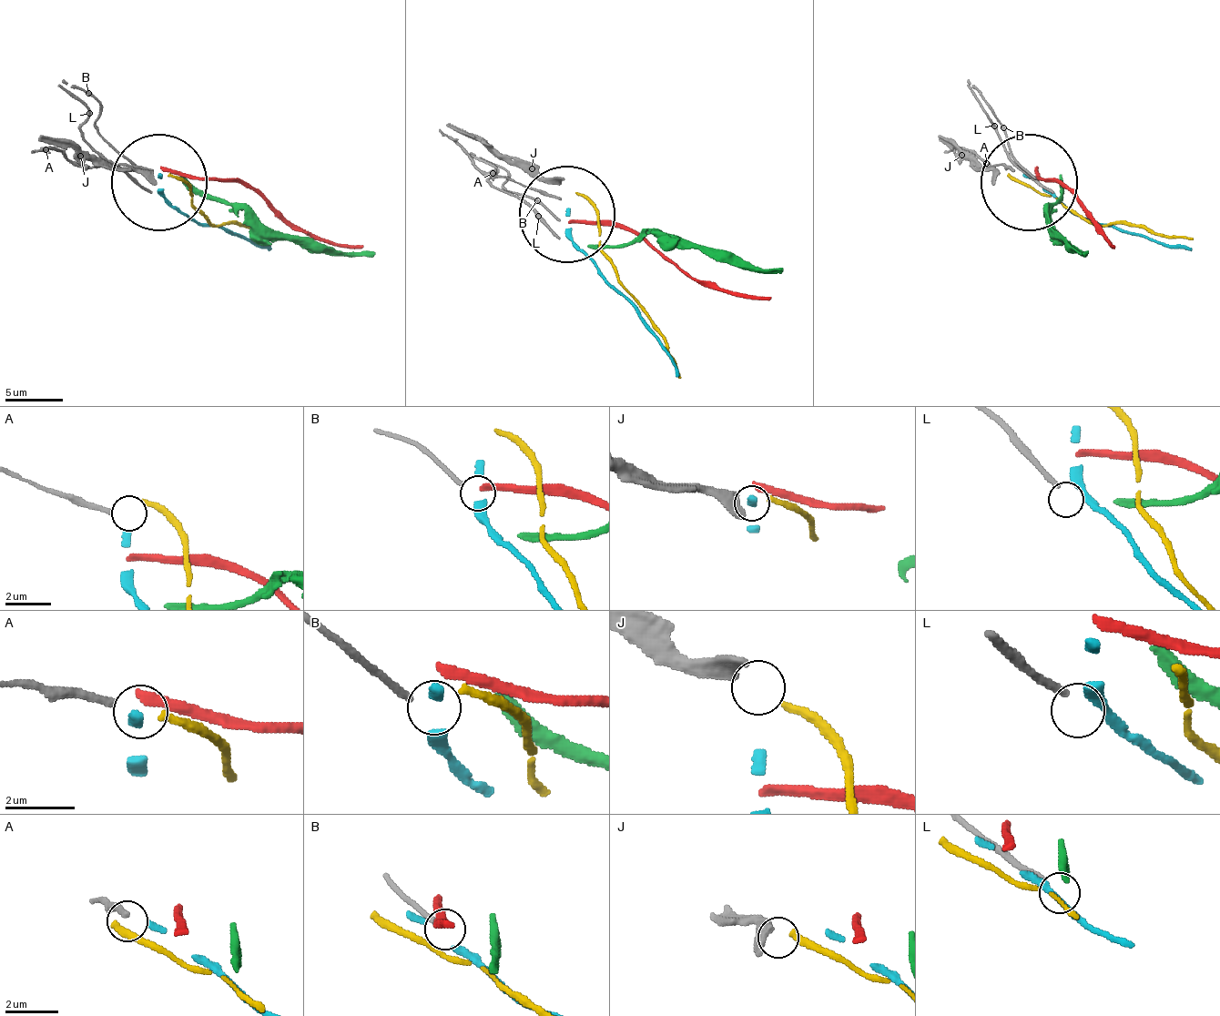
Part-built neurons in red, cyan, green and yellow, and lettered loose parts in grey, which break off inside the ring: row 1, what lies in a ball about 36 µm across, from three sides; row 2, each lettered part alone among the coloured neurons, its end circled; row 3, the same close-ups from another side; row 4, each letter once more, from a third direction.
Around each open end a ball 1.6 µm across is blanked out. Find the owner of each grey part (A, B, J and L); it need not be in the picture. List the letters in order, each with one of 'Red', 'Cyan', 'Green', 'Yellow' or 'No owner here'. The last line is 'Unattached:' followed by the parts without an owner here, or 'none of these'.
A: No owner here
B: No owner here
J: No owner here
L: No owner here
Unattached: A, B, J, L

